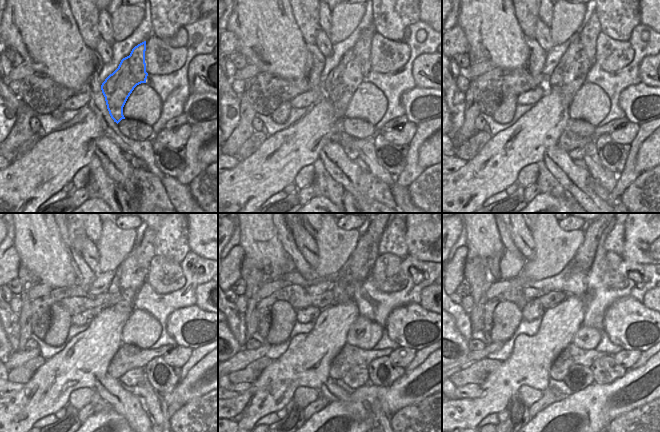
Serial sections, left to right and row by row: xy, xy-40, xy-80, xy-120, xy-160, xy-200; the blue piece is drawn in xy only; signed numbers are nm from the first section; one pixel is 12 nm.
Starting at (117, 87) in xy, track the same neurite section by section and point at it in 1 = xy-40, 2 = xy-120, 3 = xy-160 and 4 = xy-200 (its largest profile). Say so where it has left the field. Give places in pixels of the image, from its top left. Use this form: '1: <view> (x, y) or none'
1: xy-40 (341, 83)
2: xy-120 (131, 274)
3: xy-160 (358, 267)
4: xy-200 (582, 261)

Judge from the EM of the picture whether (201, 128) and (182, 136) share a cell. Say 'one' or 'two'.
two

